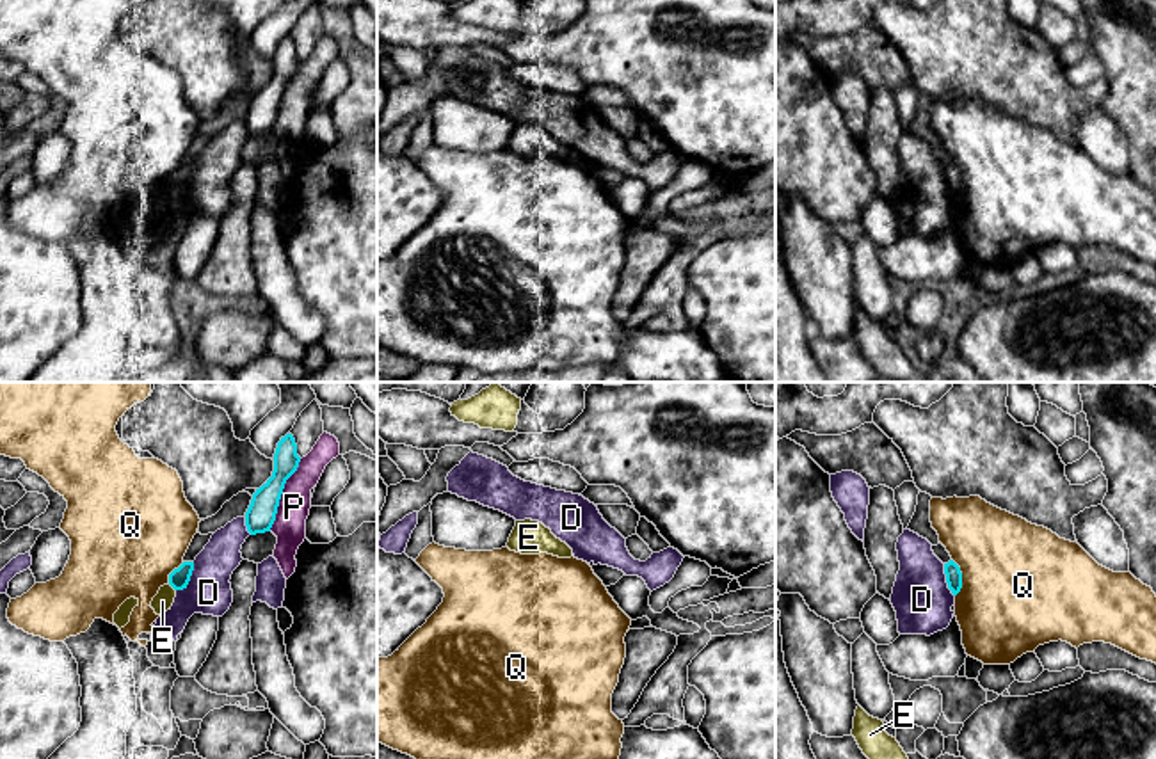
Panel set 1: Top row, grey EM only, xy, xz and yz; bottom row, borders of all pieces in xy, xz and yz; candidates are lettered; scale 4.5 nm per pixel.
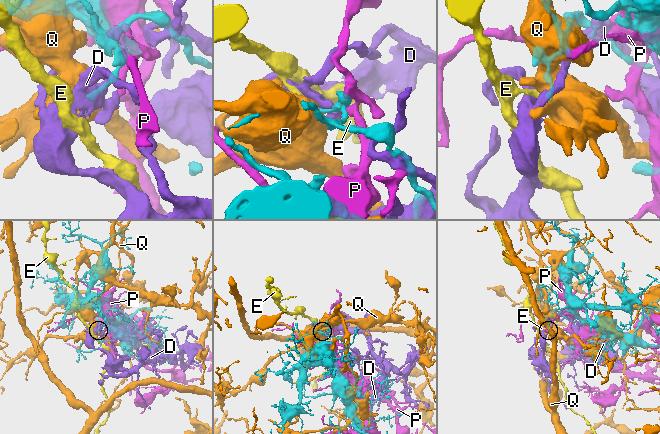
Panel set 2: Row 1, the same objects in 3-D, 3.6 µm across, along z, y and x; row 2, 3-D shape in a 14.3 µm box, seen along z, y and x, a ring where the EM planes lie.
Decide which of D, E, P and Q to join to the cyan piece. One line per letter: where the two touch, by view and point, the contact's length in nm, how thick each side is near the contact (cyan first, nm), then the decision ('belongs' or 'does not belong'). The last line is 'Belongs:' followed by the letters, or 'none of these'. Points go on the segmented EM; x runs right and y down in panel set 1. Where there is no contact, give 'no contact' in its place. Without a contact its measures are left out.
D: meets cyan in xy at (189, 578); contact 160 nm long; 90 nm thick on the cyan side, 200 nm on the other; does not belong
E: meets cyan in xy at (171, 585); contact 50 nm long; 90 nm thick on the cyan side, 90 nm on the other; does not belong
P: meets cyan in xy at (281, 493); contact 360 nm long; 140 nm thick on the cyan side, 140 nm on the other; does not belong
Q: meets cyan in yz at (961, 578); contact 180 nm long; 80 nm thick on the cyan side, 500 nm on the other; does not belong
Belongs: none of these

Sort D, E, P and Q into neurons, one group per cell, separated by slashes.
D / E / P / Q

